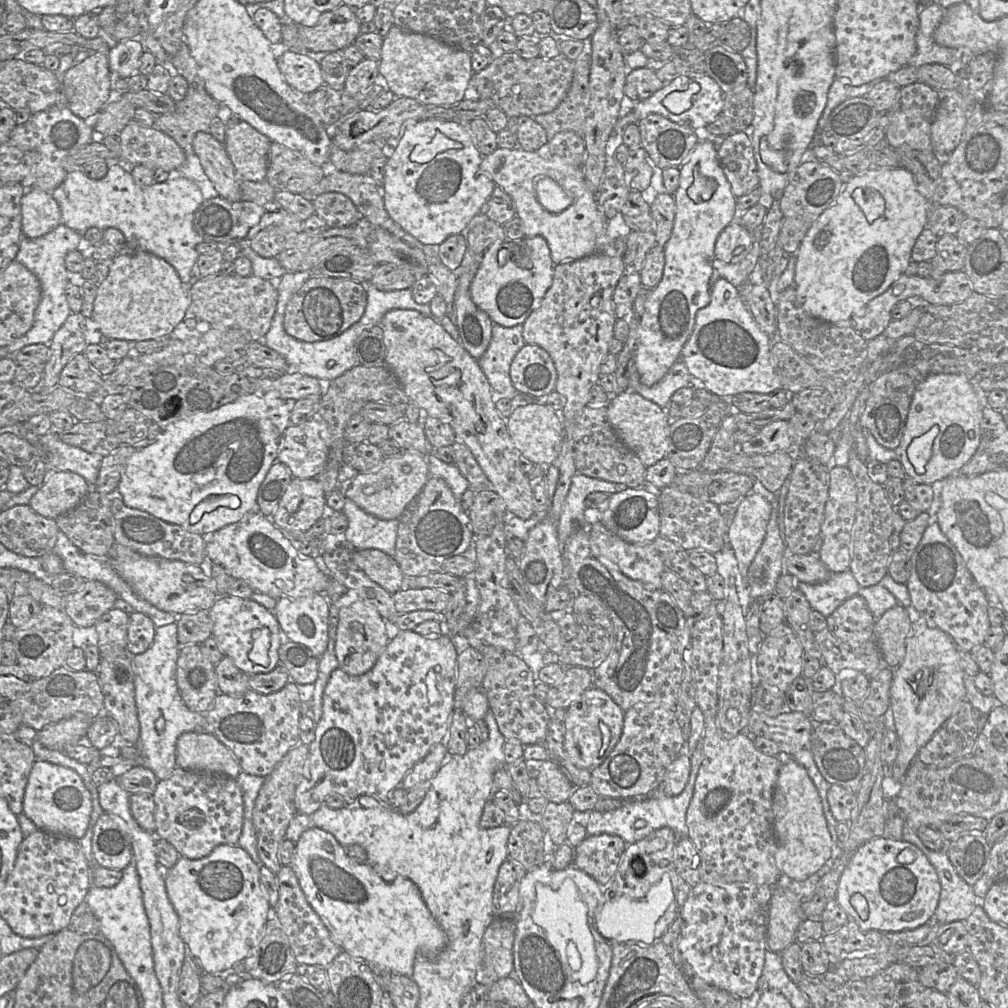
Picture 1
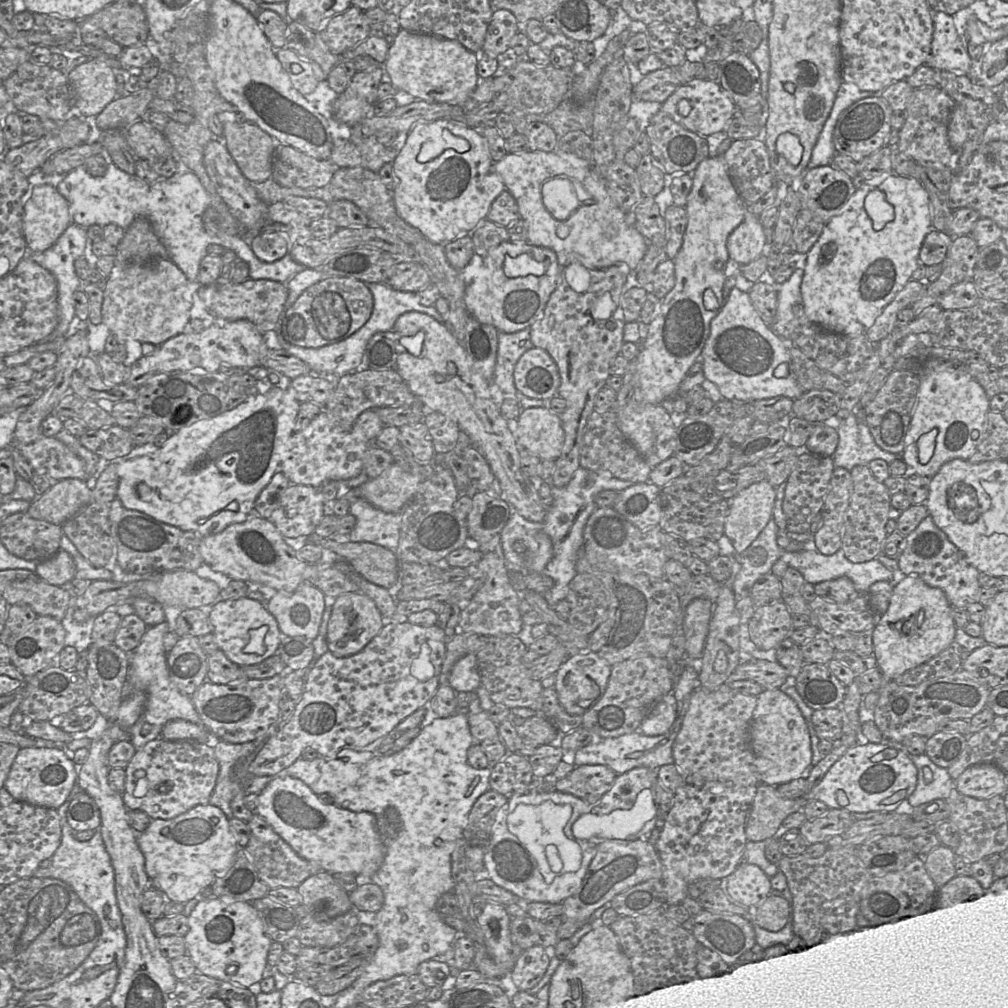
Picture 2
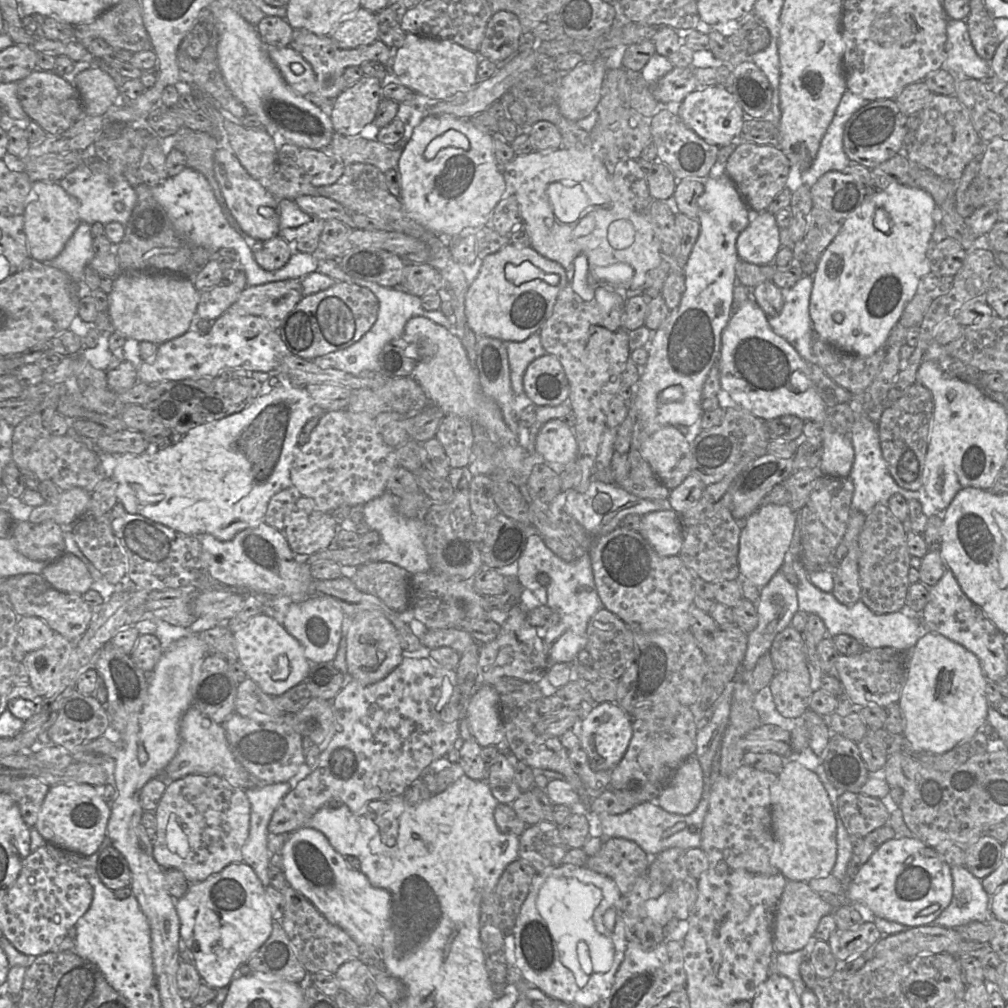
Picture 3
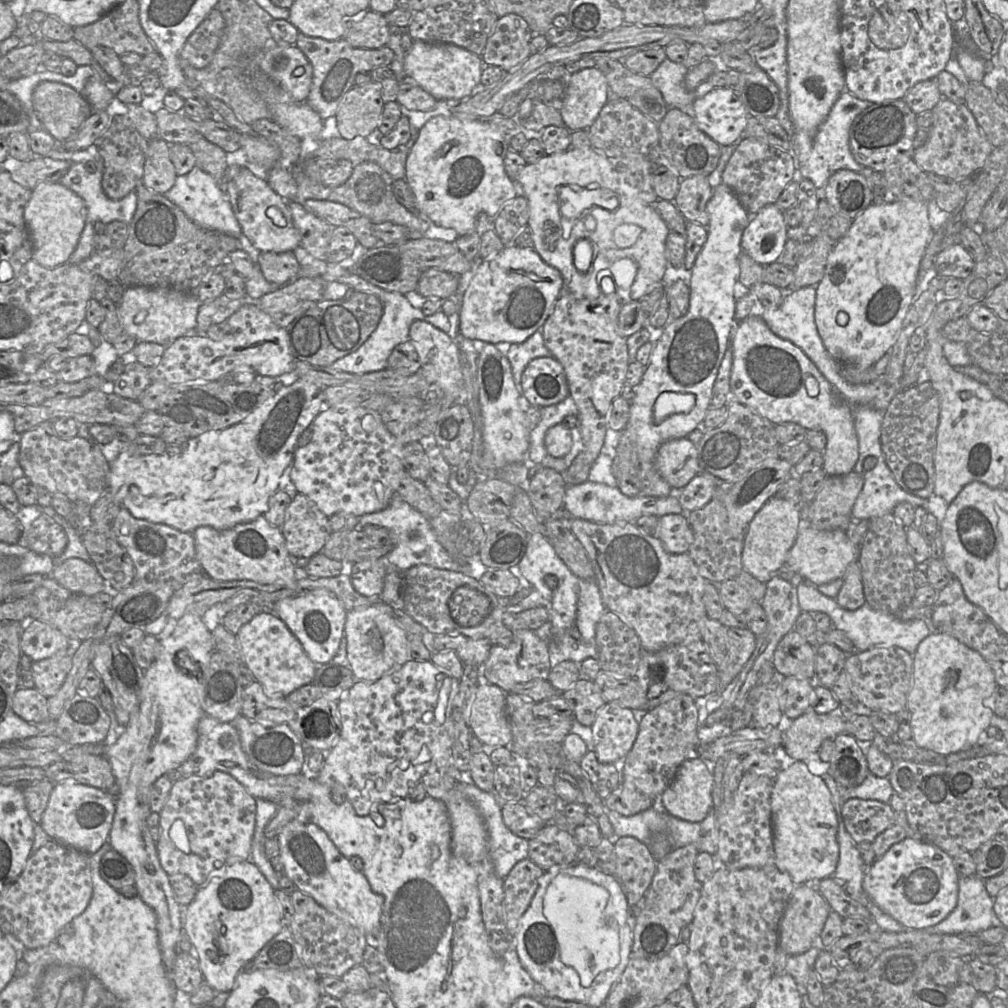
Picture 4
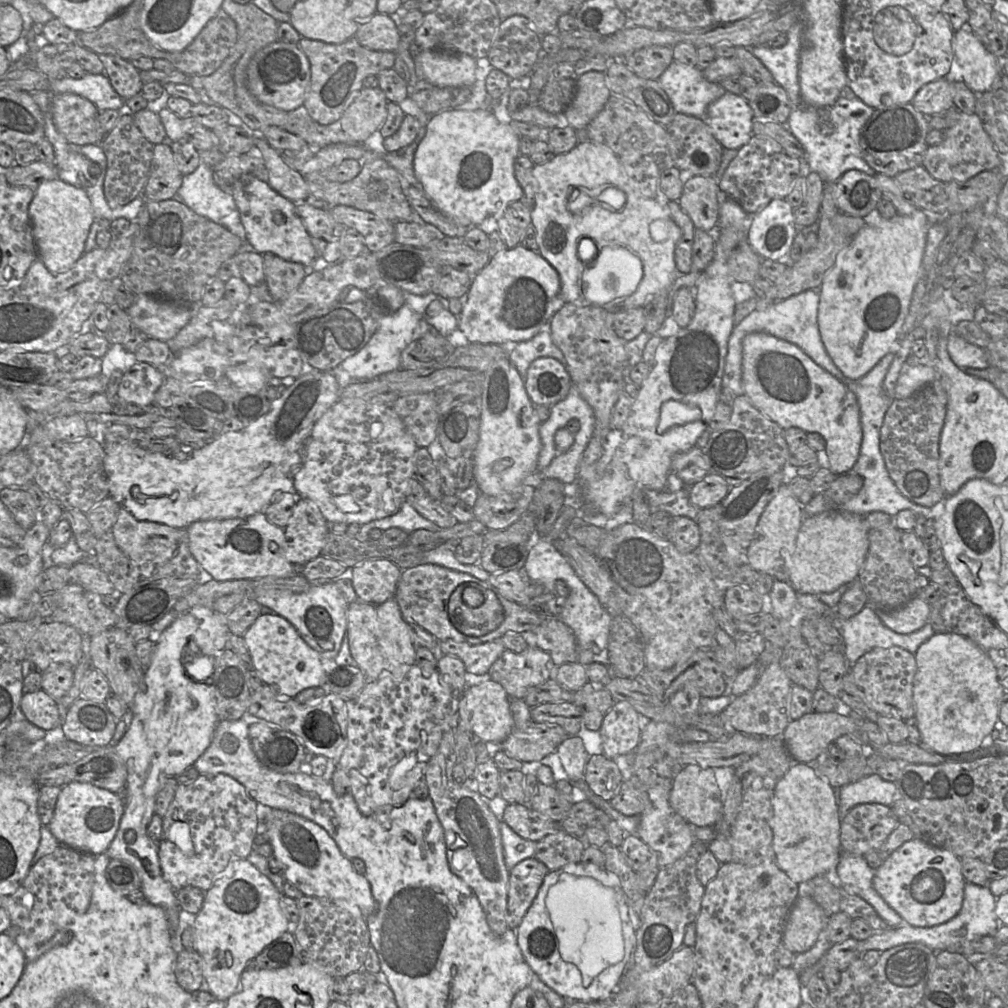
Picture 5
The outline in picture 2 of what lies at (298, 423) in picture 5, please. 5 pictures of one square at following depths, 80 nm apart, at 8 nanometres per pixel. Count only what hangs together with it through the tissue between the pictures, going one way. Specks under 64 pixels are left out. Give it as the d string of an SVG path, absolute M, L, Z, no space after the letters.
M274 385L267 393L254 394L230 411L224 412L213 418L197 421L189 426L181 428L170 435L162 446L155 446L153 443L148 443L134 447L128 455L110 461L116 463L119 477L117 498L131 510L148 513L165 523L172 524L190 533L198 534L203 538L214 536L224 530L230 529L234 525L249 519L254 514L260 513L260 493L269 484L274 474L277 471L281 471L284 467L284 460L290 448L290 436L294 430L299 406L300 402L292 395L290 388L281 389Z

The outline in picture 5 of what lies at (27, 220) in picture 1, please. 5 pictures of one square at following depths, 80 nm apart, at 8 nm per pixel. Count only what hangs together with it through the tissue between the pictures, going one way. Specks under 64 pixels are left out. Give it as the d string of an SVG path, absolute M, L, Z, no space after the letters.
M60 179L42 182L28 208L37 258L51 272L64 272L84 254L84 245L95 216L86 192Z

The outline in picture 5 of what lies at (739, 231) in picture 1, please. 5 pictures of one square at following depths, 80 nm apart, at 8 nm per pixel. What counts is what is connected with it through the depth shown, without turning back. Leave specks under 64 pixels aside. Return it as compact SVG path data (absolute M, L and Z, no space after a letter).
M774 199L749 217L748 241L761 259L779 261L789 255L797 234L793 209L785 199Z

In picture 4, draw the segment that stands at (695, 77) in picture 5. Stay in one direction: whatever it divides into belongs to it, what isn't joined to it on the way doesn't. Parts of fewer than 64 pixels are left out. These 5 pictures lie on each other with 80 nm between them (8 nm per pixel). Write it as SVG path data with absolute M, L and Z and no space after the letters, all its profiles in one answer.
M666 58L649 77L670 108L679 109L694 117L693 103L697 95L695 91L689 91L685 87L687 71L684 64Z

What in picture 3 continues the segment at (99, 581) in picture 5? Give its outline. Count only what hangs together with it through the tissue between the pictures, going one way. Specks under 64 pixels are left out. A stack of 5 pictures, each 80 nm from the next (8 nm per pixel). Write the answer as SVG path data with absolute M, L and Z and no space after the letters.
M69 553L48 564L42 575L52 588L67 594L83 595L95 584L86 564Z

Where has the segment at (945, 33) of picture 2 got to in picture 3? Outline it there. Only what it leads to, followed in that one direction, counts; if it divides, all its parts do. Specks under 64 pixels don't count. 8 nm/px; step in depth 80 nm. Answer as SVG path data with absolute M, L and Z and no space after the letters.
M948 19L945 49L947 58L941 69L952 76L955 72L977 80L989 78L990 62L976 53L964 20Z

